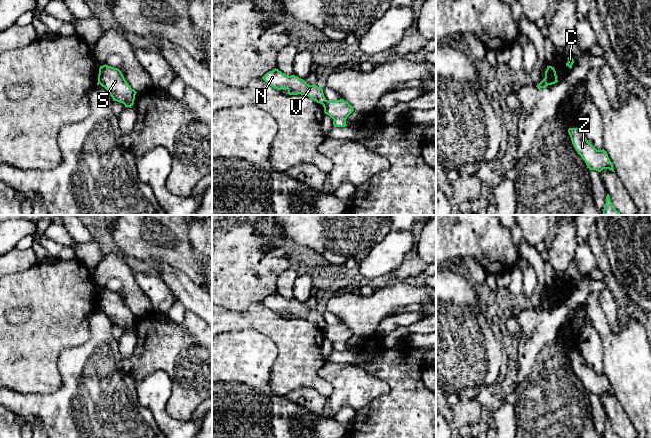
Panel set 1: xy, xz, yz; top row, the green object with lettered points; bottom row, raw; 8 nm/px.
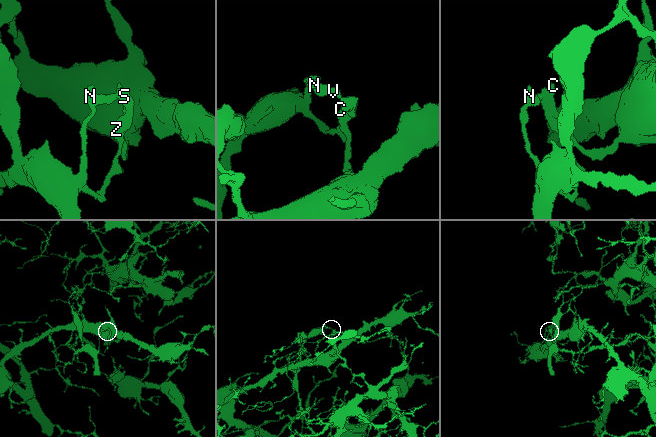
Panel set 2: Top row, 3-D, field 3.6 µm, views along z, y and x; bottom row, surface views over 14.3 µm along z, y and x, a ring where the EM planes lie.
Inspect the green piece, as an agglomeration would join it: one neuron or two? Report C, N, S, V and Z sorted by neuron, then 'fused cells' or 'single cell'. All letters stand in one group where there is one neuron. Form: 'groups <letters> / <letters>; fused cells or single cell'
groups C N V / S Z; fused cells

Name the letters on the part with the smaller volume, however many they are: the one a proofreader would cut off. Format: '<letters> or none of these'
C, N, V

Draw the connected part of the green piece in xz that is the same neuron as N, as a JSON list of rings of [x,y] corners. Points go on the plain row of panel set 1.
[[[278,293],[267,296],[262,303],[271,311],[281,314],[283,312],[287,313],[286,318],[289,319],[306,319],[317,327],[324,328],[326,322],[323,317],[323,313],[317,309],[309,309],[303,303],[295,299],[285,299]]]

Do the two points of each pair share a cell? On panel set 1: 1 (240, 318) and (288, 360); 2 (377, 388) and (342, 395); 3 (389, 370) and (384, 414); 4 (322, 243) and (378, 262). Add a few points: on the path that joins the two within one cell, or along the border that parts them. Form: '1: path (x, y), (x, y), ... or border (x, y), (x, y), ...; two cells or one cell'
1: path (255, 318), (260, 318), (287, 345); one cell
2: path (368, 388), (351, 388); one cell
3: path (395, 381), (395, 403); one cell
4: border (381, 241), (377, 242), (370, 252), (359, 261); two cells

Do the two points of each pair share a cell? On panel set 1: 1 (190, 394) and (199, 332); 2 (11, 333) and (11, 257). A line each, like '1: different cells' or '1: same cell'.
1: same cell
2: different cells

